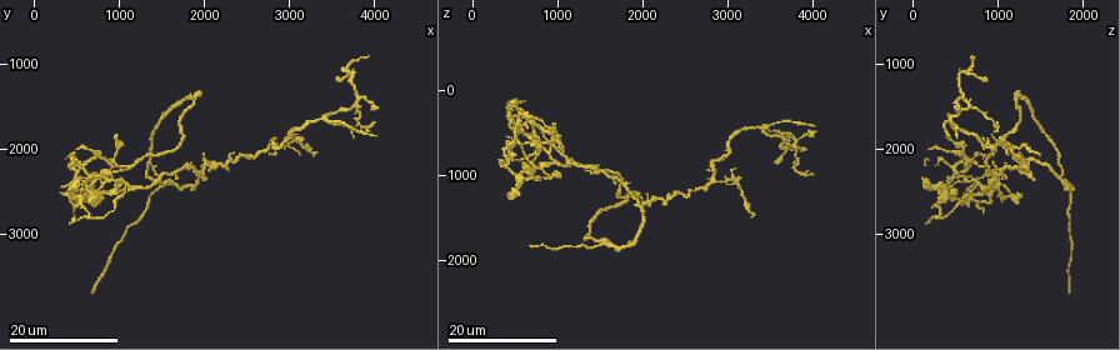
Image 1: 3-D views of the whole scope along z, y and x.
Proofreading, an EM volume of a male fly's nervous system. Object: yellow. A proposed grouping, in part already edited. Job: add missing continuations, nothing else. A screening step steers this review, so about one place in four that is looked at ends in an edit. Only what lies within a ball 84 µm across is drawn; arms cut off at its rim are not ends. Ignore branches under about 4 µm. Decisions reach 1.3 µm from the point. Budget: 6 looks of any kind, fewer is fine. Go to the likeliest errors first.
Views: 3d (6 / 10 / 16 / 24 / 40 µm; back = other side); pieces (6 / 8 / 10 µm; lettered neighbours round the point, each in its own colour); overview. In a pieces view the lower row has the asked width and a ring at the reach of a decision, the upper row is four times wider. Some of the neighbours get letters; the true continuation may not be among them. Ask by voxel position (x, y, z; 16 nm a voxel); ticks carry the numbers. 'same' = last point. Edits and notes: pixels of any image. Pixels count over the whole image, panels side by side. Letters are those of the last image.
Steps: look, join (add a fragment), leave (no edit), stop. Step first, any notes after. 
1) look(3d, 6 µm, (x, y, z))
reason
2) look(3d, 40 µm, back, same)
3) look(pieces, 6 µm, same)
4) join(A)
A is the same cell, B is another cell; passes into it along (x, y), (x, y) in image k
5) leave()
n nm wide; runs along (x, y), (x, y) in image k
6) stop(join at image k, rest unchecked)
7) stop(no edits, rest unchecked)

look(3d, 16 µm, (3900, 950, 700))
long arm stops here

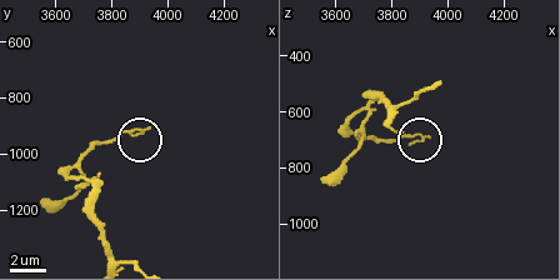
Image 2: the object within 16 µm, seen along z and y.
look(pieces, 6 µm, (3930, 910, 690))
see the neighbours

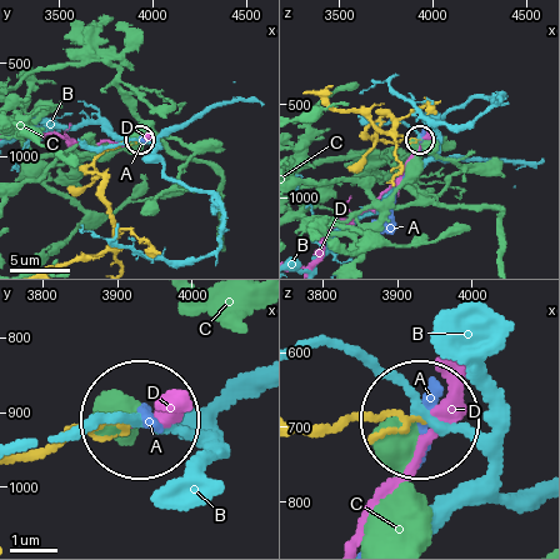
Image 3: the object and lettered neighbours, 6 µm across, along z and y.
leave()
A, B, C and D are other cells; runs along (301, 421), (416, 421) in image 3; no lettered fragment goes on from it

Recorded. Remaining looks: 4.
look(3d, 16 µm, (4000, 1500, 500))

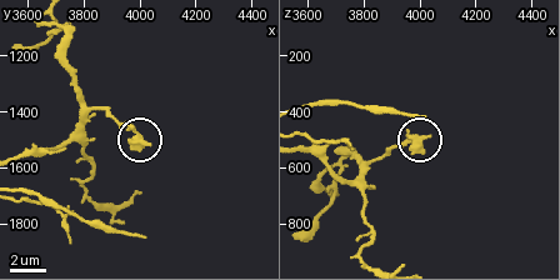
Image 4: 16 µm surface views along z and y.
look(pieces, 6 µm, (4030, 1510, 480))

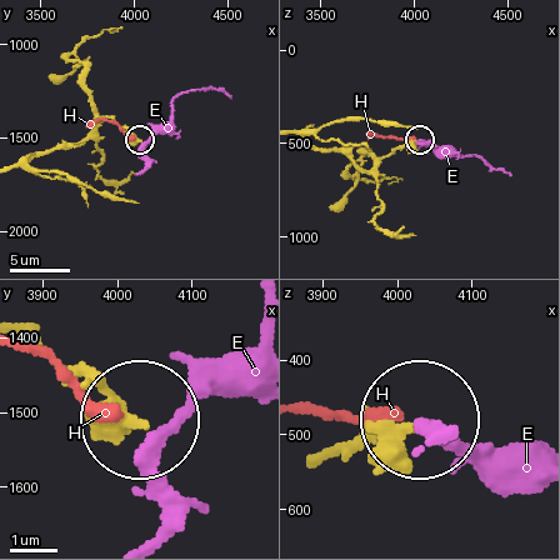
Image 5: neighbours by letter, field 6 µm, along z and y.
leave()
290 nm wide; E and H are other cells; none of them fits

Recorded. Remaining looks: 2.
look(3d, 24 µm, (4050, 1850, 450))
thin end

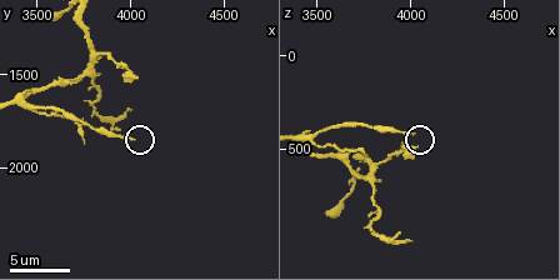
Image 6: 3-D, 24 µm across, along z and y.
look(pieces, 10 µm, (4000, 1840, 420))
what lies round it

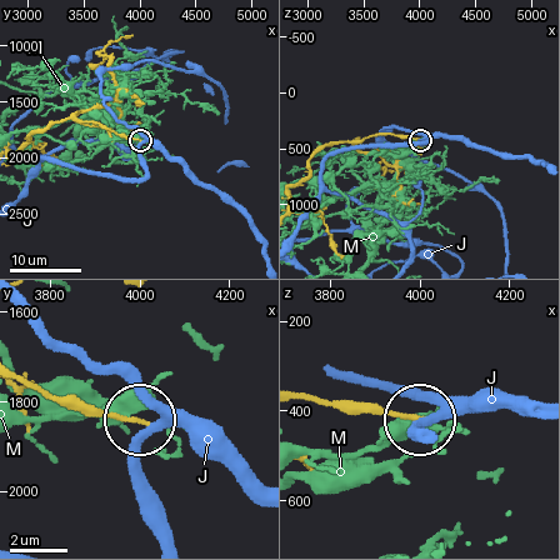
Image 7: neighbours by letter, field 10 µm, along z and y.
leave()
120 nm wide; J and M are other cells; runs along (34, 134), (76, 119), (139, 140) in image 7; no lettered fragment goes on from it

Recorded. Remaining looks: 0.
stop(no edits, rest unchecked)

